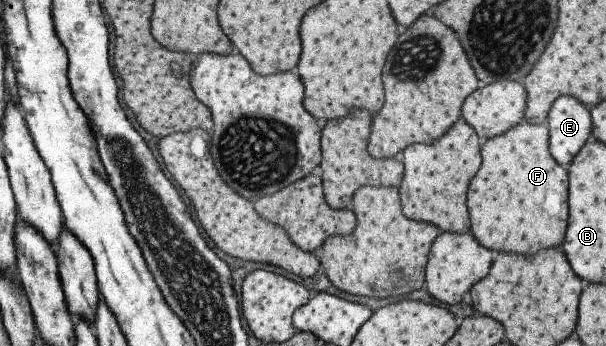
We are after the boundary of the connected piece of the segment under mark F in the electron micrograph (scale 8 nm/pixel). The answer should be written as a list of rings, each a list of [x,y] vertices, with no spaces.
[[[521,121],[503,135],[487,139],[487,143],[481,145],[481,167],[467,187],[467,211],[471,235],[485,249],[535,255],[539,249],[557,247],[563,241],[567,221],[567,173],[547,151],[545,124],[533,125]]]

